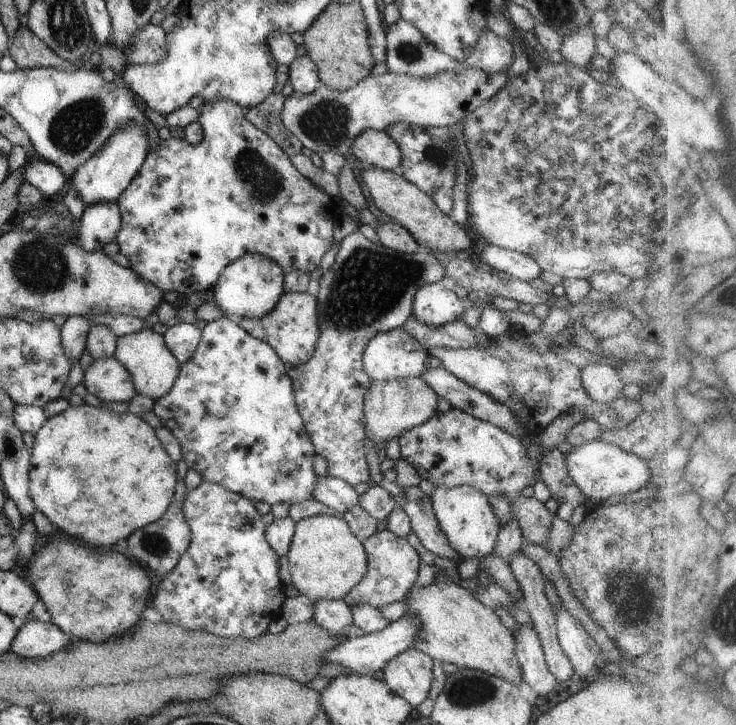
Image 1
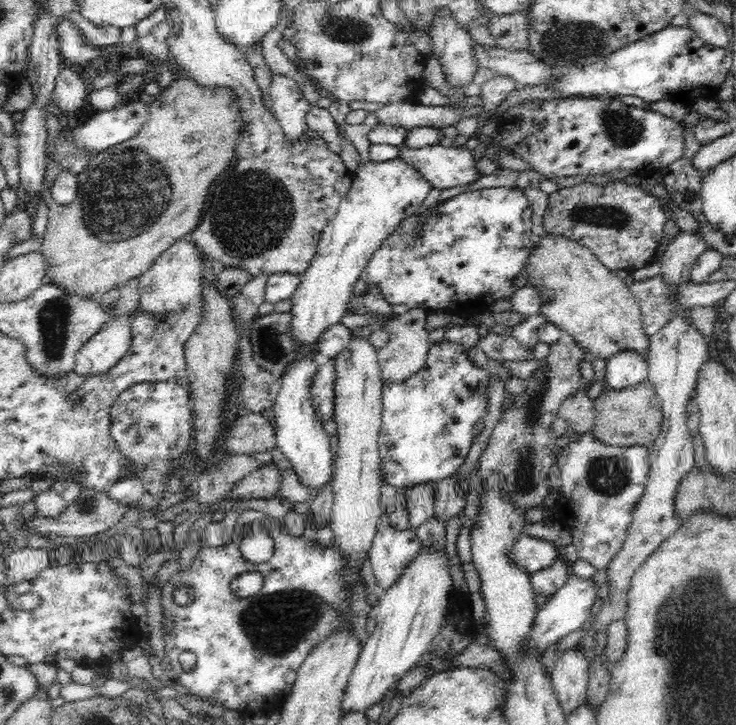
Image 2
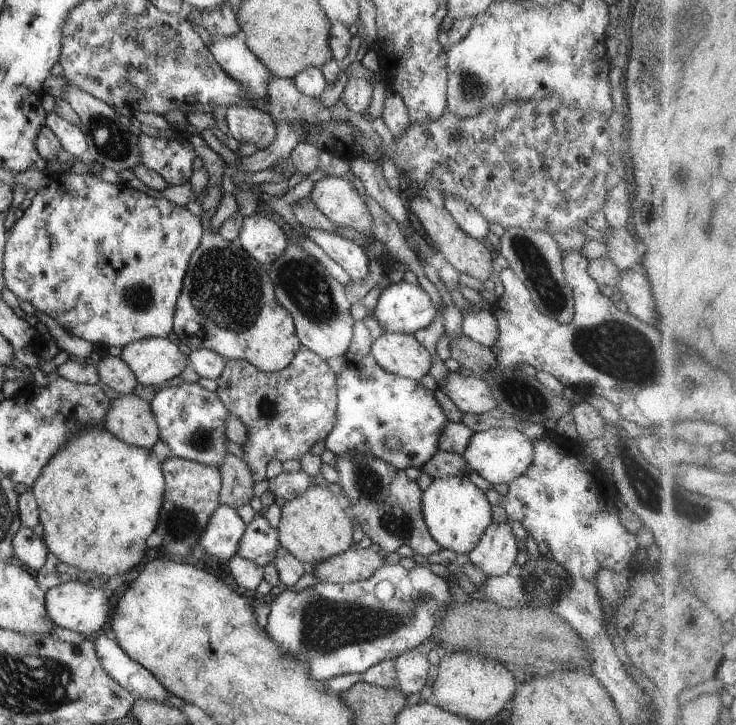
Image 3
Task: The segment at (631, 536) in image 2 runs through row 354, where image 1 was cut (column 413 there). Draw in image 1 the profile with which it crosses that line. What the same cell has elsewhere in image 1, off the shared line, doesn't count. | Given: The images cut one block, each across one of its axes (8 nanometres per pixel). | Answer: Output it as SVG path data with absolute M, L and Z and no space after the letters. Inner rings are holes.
M412 648L389 660L383 666L382 674L394 694L417 708L428 696L433 679L433 664L432 657Z

